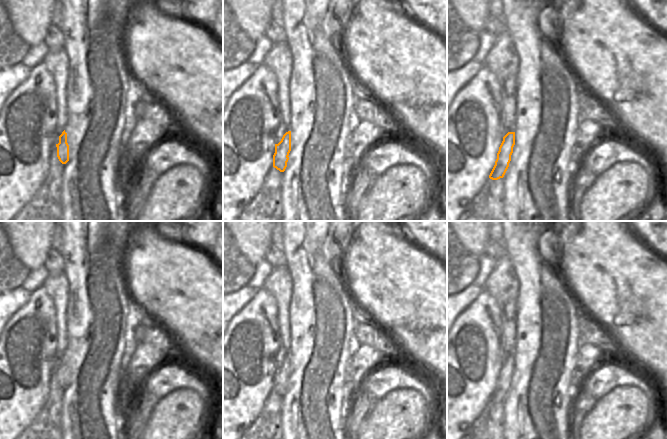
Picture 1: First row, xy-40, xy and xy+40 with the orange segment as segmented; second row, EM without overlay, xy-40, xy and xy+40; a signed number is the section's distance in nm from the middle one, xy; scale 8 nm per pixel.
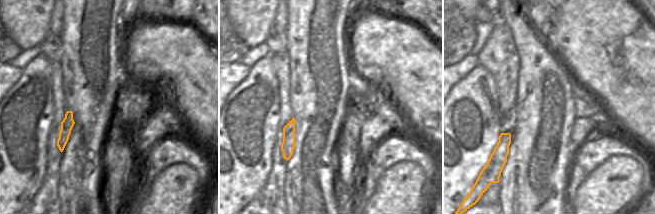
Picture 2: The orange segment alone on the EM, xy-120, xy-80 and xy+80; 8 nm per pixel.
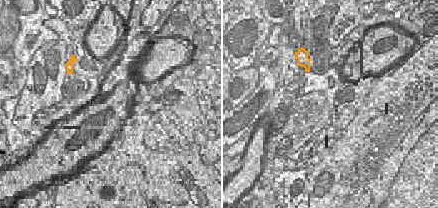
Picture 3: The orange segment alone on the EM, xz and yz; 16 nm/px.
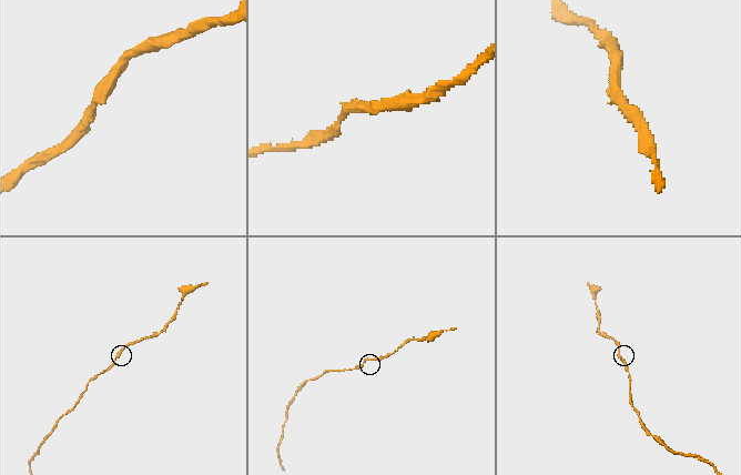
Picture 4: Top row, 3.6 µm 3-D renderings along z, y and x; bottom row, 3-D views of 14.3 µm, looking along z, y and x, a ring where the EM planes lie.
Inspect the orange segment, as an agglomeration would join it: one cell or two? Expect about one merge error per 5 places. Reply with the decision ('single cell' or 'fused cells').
single cell

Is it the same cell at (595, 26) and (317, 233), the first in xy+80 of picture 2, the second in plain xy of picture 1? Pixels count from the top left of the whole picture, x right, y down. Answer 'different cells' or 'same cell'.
different cells

